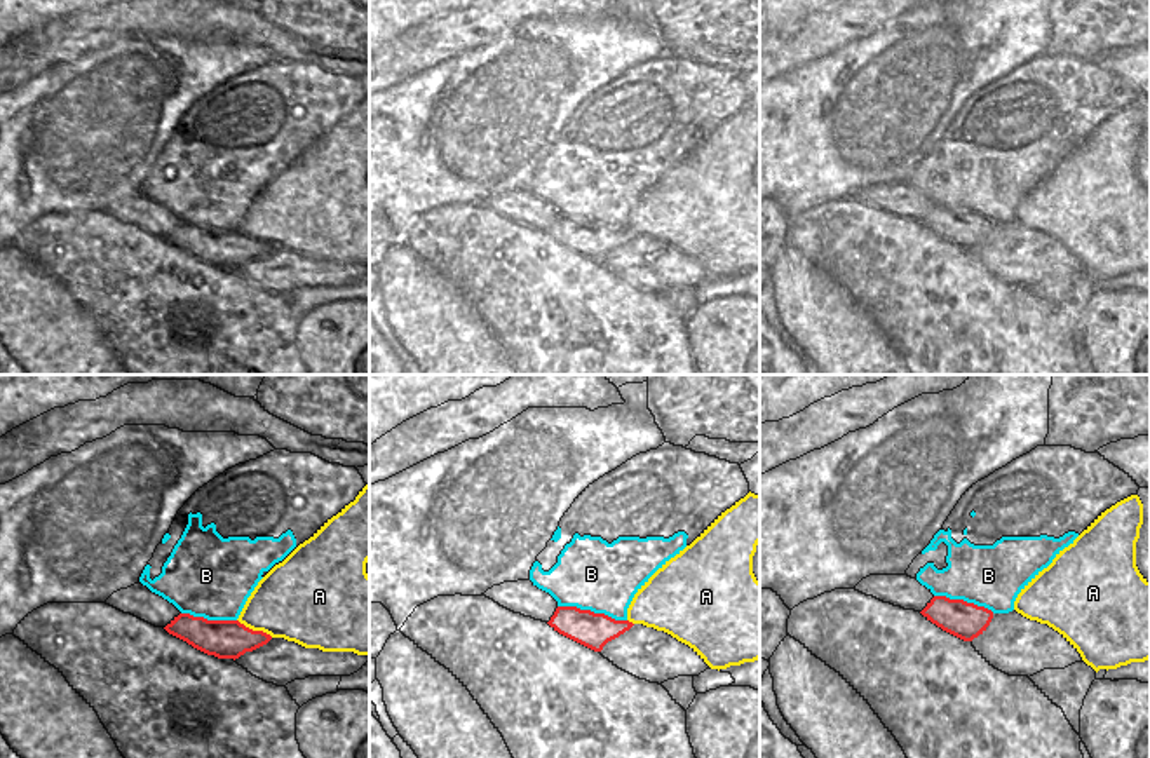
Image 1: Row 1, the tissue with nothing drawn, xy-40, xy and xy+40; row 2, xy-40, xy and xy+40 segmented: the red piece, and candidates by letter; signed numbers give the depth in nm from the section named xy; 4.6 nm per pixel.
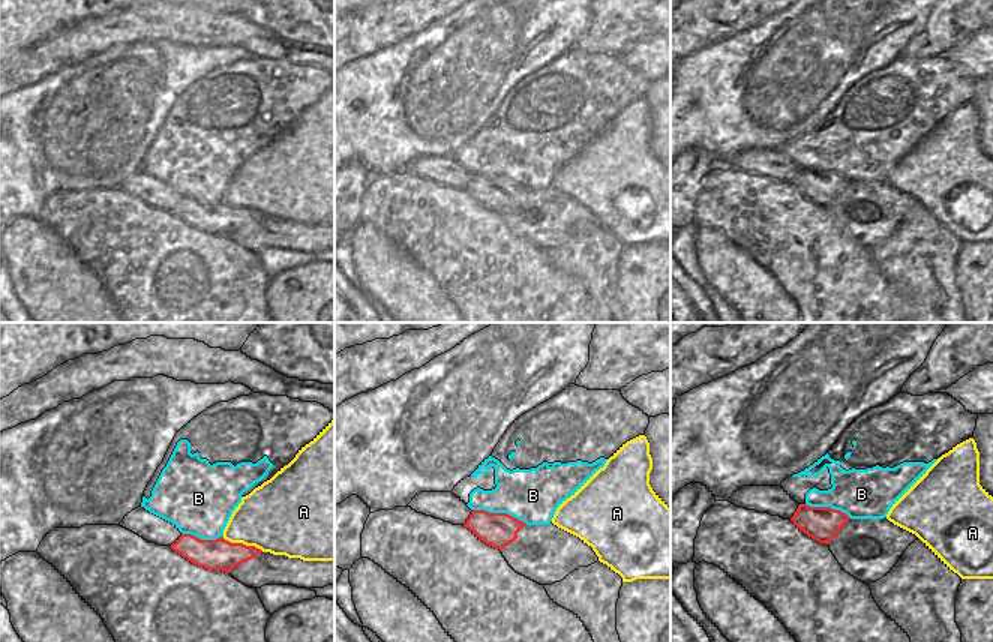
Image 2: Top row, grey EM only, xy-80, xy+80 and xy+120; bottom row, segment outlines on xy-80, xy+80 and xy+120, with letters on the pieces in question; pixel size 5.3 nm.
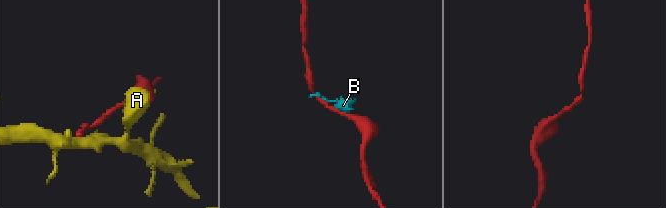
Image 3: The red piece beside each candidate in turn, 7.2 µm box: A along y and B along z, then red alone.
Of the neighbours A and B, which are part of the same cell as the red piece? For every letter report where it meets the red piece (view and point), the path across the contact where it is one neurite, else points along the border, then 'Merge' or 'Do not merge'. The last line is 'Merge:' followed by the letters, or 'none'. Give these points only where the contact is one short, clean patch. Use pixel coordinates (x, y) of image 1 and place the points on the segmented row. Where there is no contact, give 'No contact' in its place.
A: Touches red at xy-40 (255, 631). Do not merge
B: Touches red at xy (593, 612). Do not merge
Merge: none.

